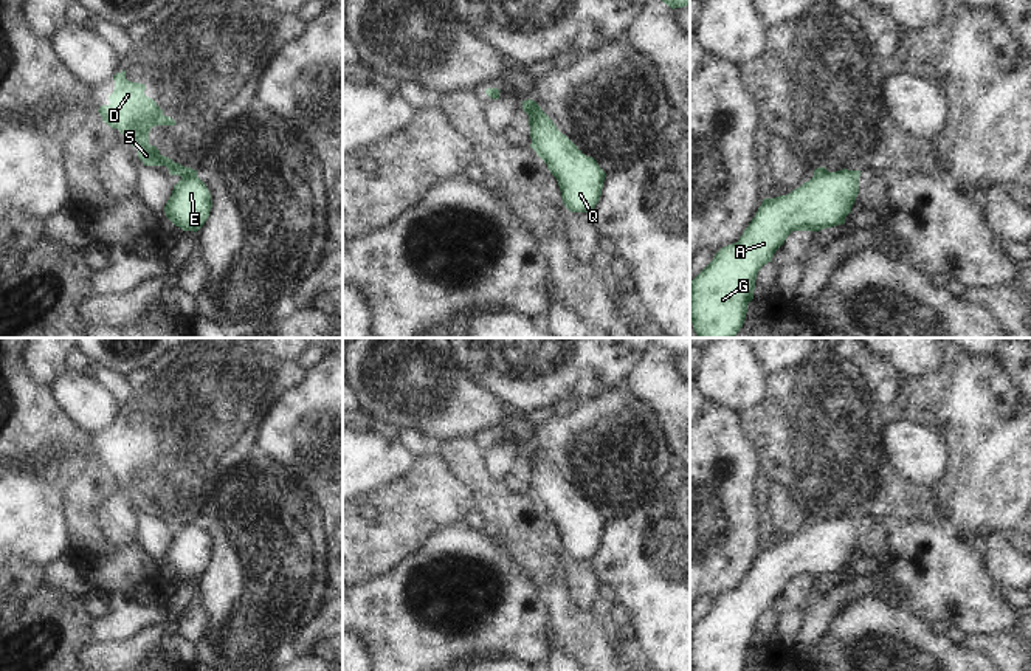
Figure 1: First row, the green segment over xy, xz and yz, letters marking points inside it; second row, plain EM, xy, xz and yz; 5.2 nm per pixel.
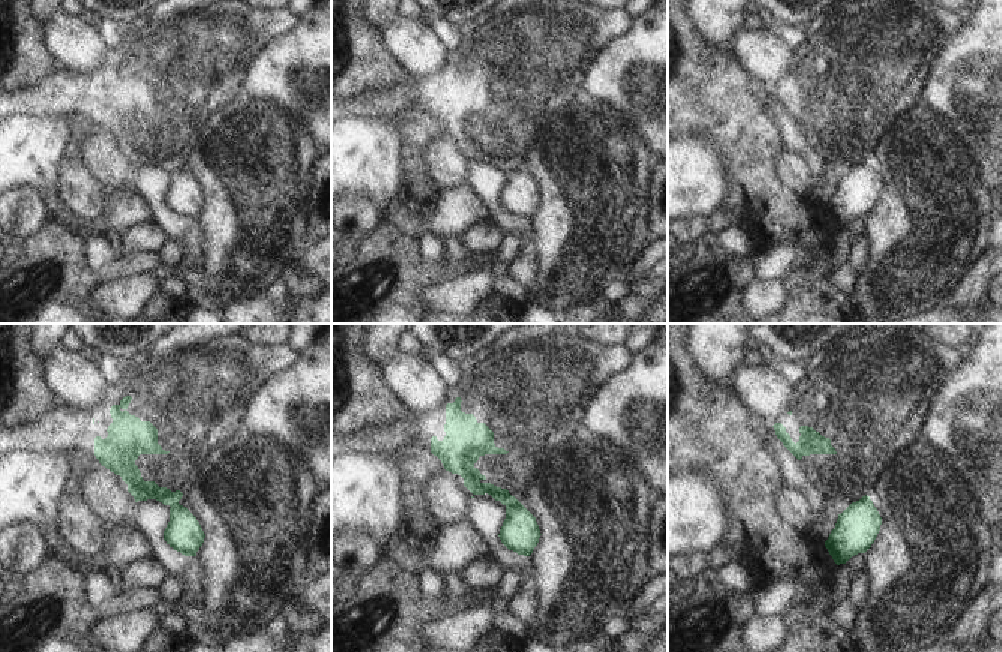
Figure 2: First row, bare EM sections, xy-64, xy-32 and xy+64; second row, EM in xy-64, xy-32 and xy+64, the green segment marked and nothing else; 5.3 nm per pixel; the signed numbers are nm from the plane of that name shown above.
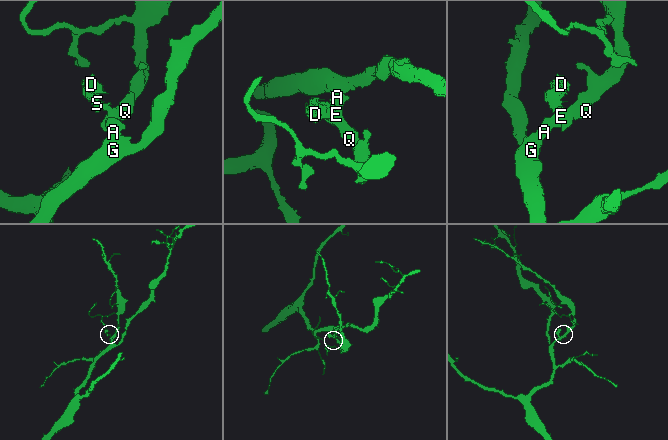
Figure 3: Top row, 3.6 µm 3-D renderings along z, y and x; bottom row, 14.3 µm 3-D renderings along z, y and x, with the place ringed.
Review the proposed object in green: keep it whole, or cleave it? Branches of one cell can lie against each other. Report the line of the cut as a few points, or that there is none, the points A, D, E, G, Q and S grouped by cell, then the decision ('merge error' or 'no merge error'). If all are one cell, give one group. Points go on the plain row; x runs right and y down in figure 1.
xy (196, 521), (182, 524) | A E G Q / D S | merge error

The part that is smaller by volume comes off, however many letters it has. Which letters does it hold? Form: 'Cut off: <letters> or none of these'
Cut off: D, S

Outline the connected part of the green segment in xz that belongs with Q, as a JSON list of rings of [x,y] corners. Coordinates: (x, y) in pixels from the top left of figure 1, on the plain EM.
[[[527,446],[530,494],[557,525],[564,553],[571,559],[591,559],[600,547],[606,521],[592,504],[586,504],[541,454]]]

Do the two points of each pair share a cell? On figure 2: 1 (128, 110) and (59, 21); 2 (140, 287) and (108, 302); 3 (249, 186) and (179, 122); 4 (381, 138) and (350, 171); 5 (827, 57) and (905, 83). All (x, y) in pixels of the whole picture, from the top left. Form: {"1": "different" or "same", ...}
{"1": "different", "2": "same", "3": "different", "4": "same", "5": "same"}

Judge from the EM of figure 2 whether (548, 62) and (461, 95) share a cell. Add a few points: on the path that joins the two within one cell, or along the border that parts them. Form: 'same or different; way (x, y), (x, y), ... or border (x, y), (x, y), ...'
same; way (527, 65), (516, 69), (492, 93), (482, 95)

